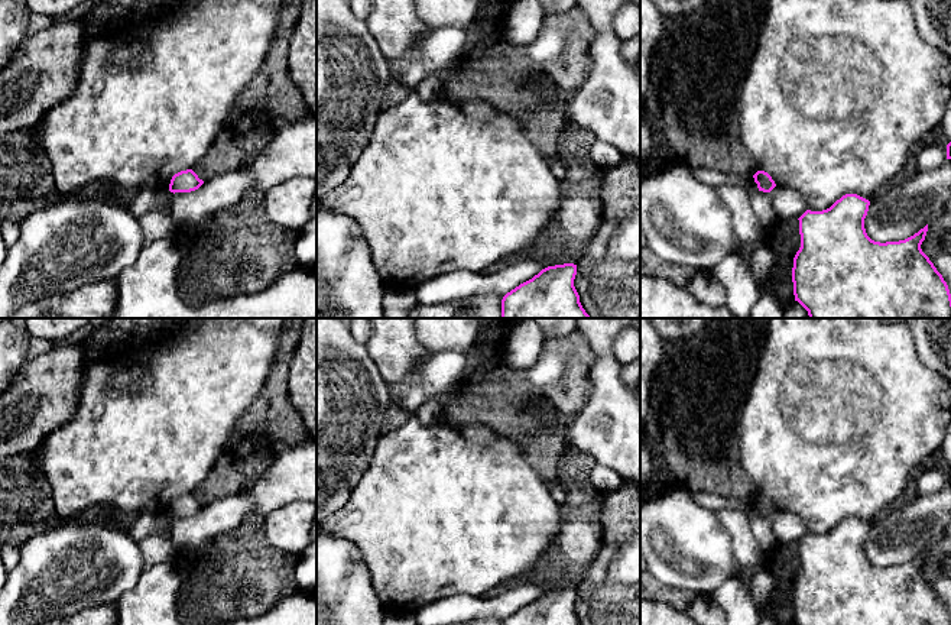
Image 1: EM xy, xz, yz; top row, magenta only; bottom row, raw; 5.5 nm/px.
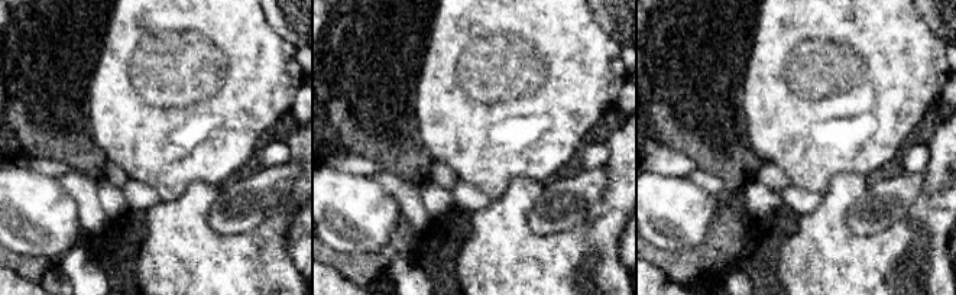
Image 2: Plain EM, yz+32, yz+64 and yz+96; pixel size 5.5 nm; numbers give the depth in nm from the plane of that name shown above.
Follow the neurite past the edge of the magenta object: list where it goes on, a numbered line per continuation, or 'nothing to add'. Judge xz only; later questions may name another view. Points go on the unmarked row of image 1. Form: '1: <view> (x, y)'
nothing to add

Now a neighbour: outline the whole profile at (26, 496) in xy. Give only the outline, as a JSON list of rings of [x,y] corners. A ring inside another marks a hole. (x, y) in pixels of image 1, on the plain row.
[[[30,454],[0,459],[0,522],[36,524],[55,515],[52,486]]]

